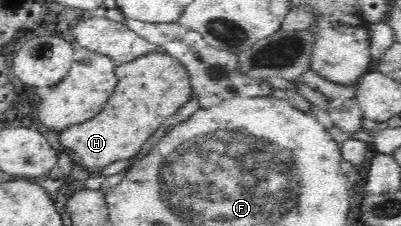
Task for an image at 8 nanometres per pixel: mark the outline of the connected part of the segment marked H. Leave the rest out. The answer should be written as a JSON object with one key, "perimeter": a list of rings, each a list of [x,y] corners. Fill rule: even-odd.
{"perimeter":[[[148,52],[138,56],[133,62],[117,66],[115,74],[119,78],[119,84],[103,110],[91,120],[67,127],[59,134],[60,144],[72,159],[73,164],[80,164],[91,176],[101,172],[103,168],[116,160],[130,160],[134,157],[159,126],[169,116],[173,116],[193,95],[188,70],[181,64],[179,58],[165,52]]]}

